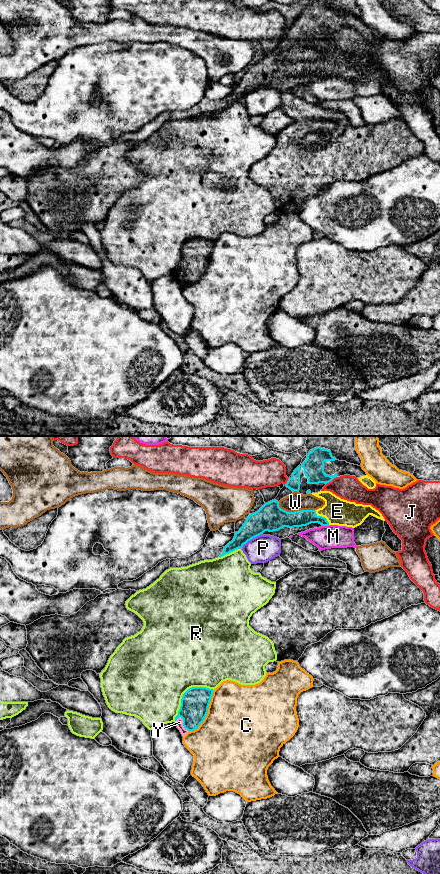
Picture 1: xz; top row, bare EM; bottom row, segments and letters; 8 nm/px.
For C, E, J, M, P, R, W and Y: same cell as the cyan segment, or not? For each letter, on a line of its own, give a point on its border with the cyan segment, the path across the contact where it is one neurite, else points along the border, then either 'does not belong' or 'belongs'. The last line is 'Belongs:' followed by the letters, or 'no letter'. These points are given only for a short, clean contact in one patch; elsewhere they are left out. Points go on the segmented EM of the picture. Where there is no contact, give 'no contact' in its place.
C: contact xz (207, 712); does not belong
E: contact xz (321, 516); belongs
J: contact xz (331, 480); does not belong
M: contact xz (325, 525); does not belong
P: contact xz (251, 538); border xz (262, 533), (251, 538), (241, 547); does not belong
R: contact xz (185, 692); does not belong
W: contact xz (295, 511); does not belong
Y: contact xz (183, 724); border xz (179, 716), (182, 719), (183, 726), (189, 731); does not belong
Belongs: E

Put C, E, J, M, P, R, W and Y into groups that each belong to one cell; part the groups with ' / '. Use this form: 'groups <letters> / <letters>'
groups C / E / J / M / P / R / W / Y

